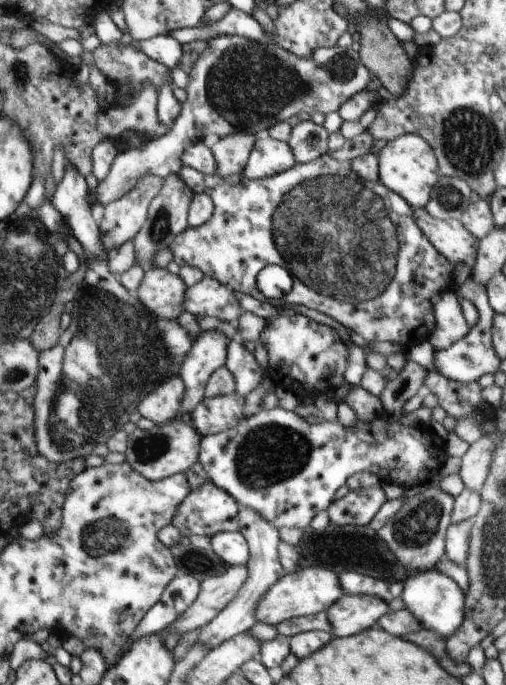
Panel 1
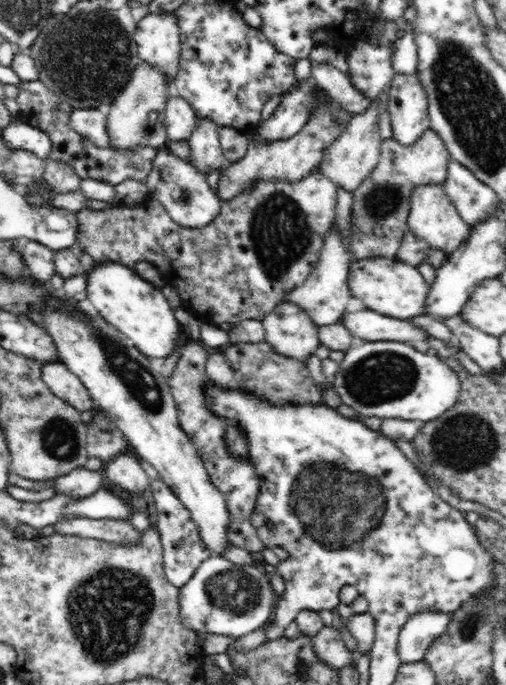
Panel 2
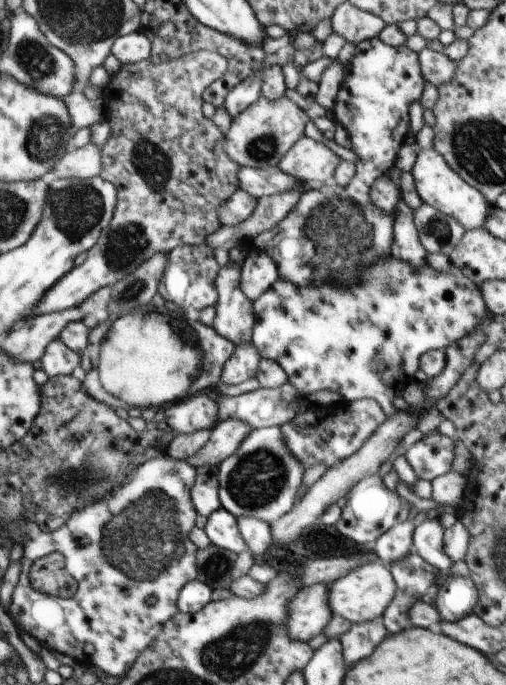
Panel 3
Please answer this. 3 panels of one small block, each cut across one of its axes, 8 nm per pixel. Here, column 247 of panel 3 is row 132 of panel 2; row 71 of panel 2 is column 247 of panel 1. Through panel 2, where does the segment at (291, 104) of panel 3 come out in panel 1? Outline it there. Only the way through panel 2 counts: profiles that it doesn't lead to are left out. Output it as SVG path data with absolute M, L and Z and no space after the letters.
M242 133L229 134L220 138L211 147L216 160L216 175L226 178L226 176L240 174L248 162L248 156L258 137L254 134Z

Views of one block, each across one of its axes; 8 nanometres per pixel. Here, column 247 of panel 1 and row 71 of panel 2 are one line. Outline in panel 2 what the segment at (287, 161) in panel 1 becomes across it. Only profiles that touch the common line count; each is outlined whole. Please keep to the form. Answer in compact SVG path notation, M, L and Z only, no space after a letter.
M166 11L149 13L134 26L134 31L138 58L160 69L166 75L168 84L172 84L181 55L181 36L176 14Z

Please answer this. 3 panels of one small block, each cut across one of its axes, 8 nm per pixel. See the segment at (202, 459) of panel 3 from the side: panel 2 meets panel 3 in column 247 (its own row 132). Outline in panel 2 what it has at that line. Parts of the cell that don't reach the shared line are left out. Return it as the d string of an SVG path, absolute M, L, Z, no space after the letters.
M428 129L420 136L414 146L406 147L398 141L383 140L378 166L353 191L350 232L350 252L354 260L376 257L395 258L405 232L409 230L407 219L410 212L410 200L418 186L443 184L451 155L443 139Z

